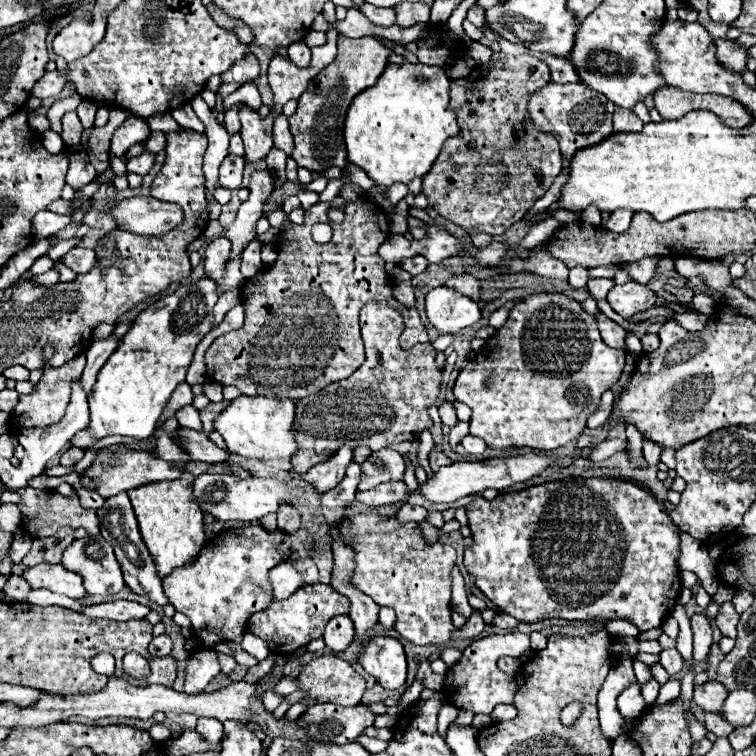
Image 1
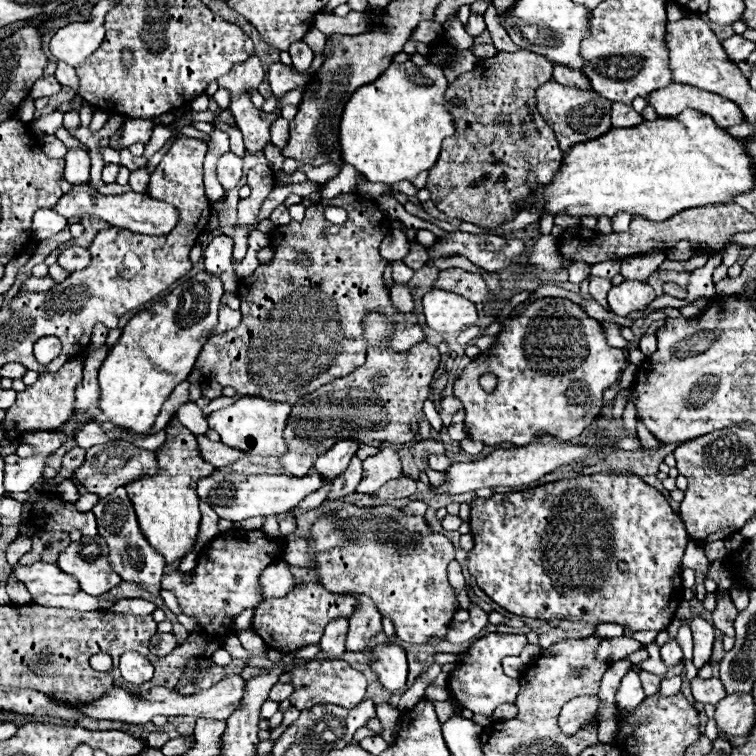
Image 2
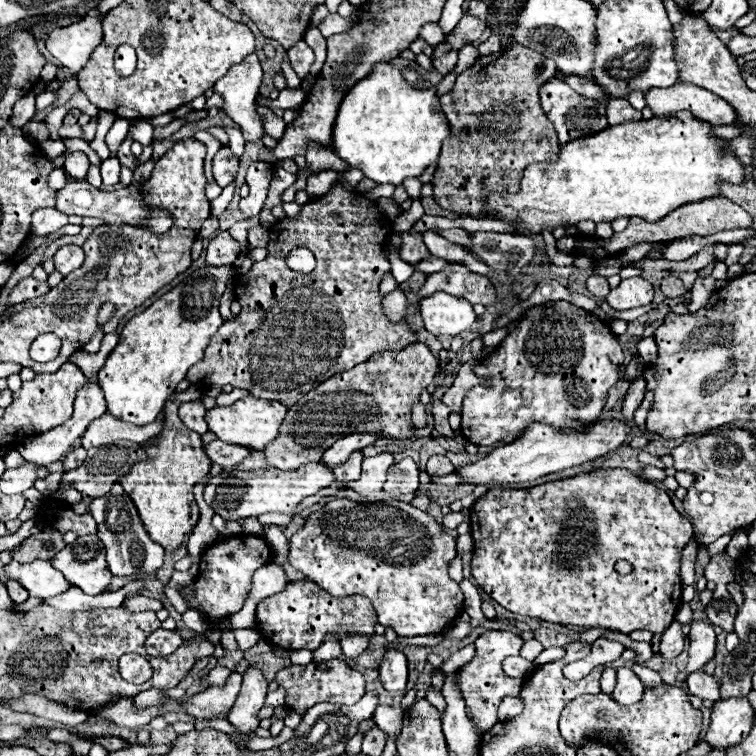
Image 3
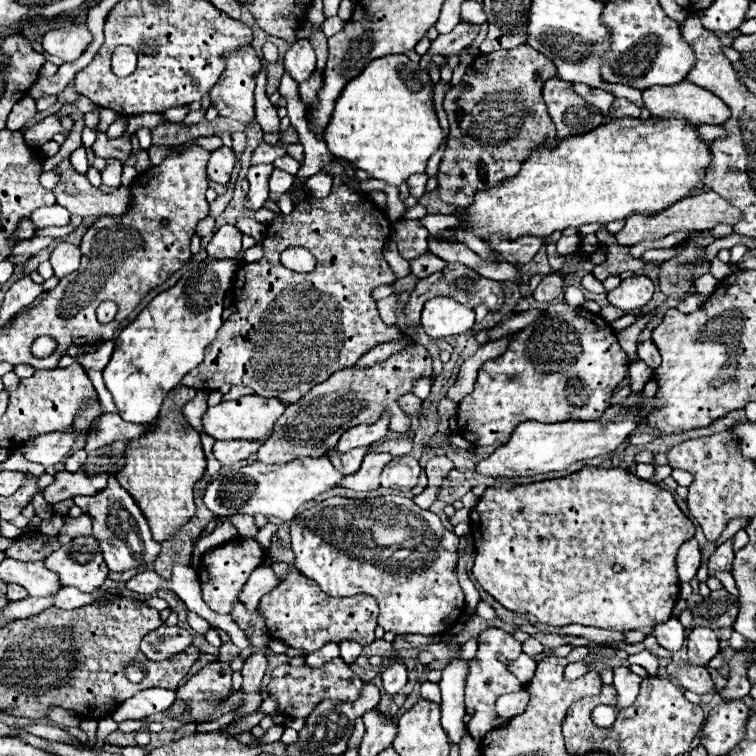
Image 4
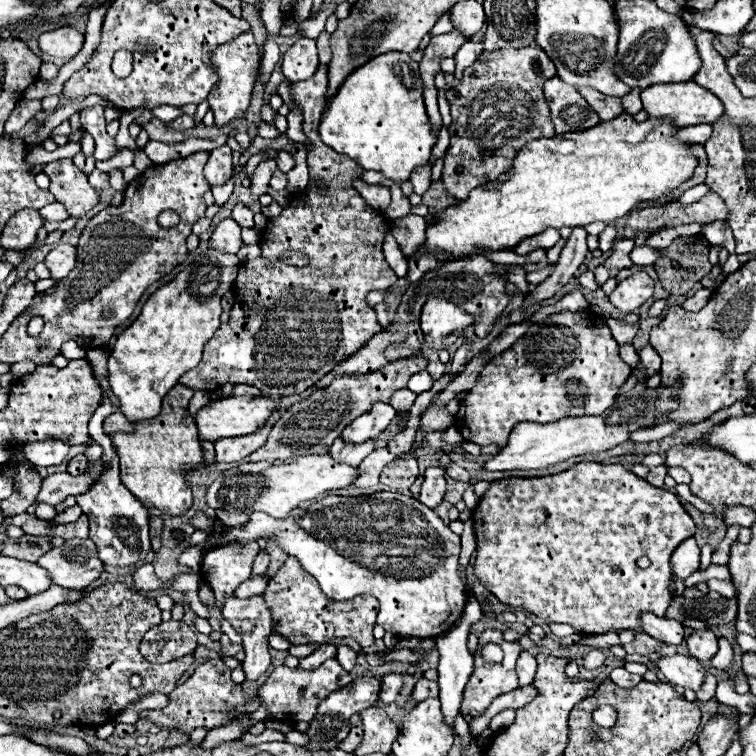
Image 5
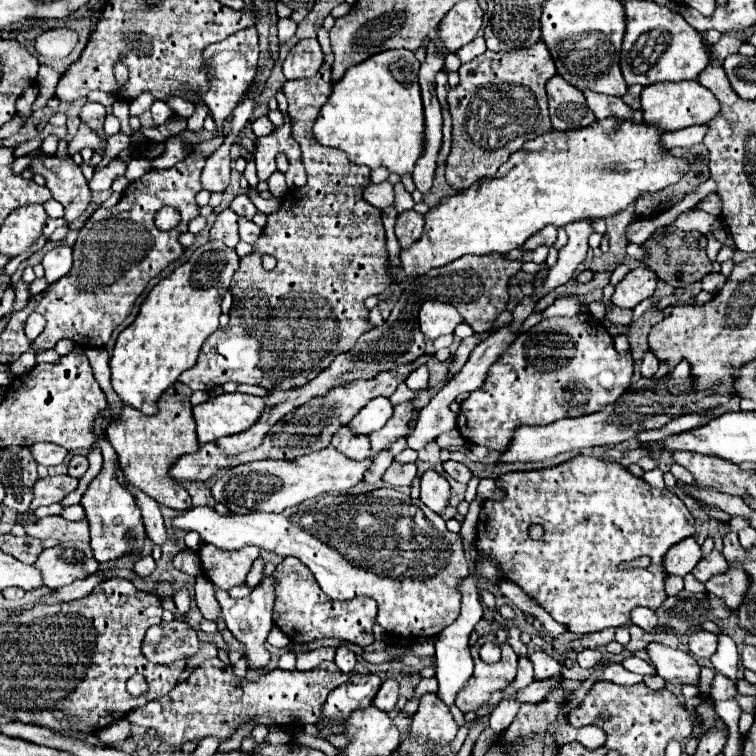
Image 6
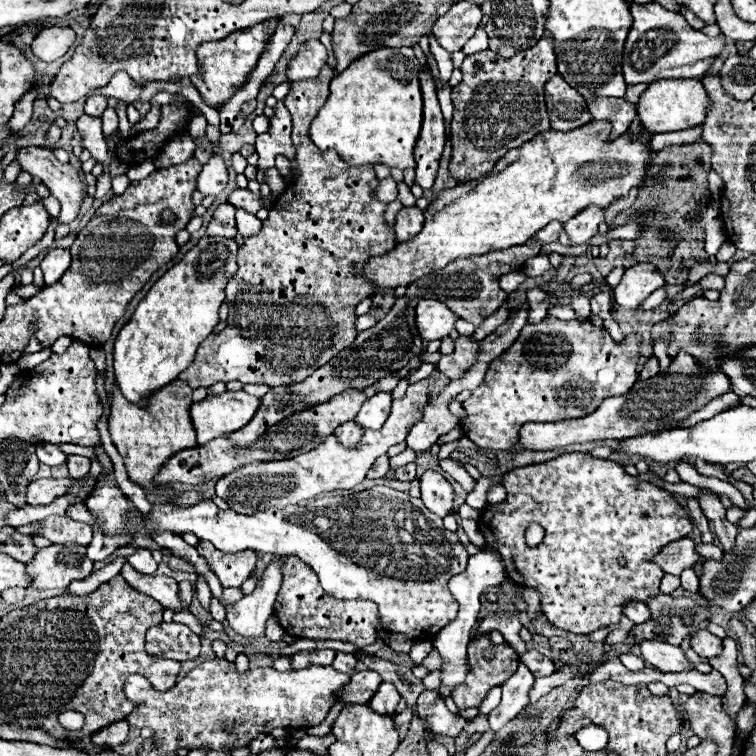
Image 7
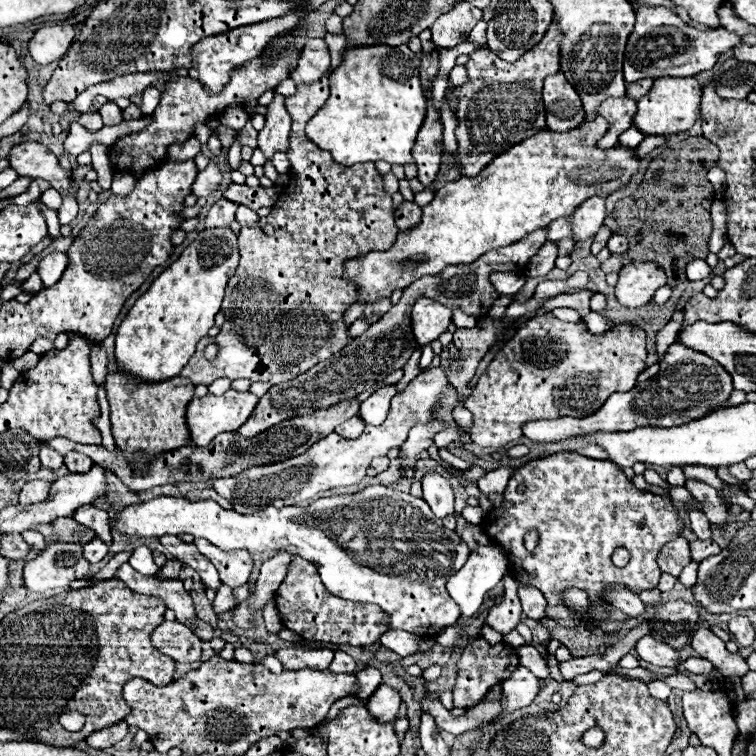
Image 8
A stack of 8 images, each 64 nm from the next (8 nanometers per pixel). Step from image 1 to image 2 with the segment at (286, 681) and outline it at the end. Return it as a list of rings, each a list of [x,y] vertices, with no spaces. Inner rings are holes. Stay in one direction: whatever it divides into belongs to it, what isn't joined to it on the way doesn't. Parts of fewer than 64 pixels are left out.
[[[286,682],[286,684],[276,684],[272,690],[270,690],[270,700],[274,700],[274,702],[282,702],[282,700],[286,700],[290,694],[292,694],[292,686]]]

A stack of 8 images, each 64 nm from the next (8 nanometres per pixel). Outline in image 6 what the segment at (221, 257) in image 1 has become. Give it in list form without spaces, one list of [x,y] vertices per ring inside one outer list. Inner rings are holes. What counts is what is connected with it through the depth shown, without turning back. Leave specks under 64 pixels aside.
[[[230,208],[222,210],[216,216],[216,222],[210,228],[210,238],[212,240],[222,240],[226,246],[234,246],[238,244],[238,214],[232,212]]]

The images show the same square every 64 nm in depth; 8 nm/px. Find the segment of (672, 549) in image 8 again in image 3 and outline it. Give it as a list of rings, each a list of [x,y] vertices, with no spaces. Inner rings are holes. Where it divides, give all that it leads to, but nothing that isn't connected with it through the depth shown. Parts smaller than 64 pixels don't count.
[[[690,540],[684,550],[682,550],[682,560],[680,560],[680,578],[684,585],[695,583],[696,552],[698,544],[696,540]]]

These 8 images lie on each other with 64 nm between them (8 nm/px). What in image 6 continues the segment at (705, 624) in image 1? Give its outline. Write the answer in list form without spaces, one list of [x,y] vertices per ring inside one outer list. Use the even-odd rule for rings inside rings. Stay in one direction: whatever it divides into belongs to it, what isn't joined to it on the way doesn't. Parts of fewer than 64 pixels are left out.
[[[698,630],[688,640],[690,652],[694,652],[698,658],[710,658],[716,652],[716,644],[718,644],[718,636],[708,630]]]

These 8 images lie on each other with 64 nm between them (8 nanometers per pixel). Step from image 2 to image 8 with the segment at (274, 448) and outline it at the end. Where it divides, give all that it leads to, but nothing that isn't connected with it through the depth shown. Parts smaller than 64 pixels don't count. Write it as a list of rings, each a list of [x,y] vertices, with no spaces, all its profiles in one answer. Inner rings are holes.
[[[228,390],[222,396],[208,394],[204,398],[192,398],[192,402],[186,408],[186,422],[188,422],[188,430],[190,430],[190,444],[192,446],[208,446],[214,436],[218,436],[222,432],[238,430],[250,418],[252,410],[256,408],[256,402],[258,402],[256,394],[236,392],[236,390]]]

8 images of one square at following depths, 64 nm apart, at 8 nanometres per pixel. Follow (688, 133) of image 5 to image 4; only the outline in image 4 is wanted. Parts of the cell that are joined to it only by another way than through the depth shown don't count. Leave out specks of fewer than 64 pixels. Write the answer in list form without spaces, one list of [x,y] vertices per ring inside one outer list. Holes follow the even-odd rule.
[[[700,124],[700,126],[696,126],[696,134],[700,140],[712,142],[712,140],[724,136],[724,130],[720,126],[714,126],[714,124]]]

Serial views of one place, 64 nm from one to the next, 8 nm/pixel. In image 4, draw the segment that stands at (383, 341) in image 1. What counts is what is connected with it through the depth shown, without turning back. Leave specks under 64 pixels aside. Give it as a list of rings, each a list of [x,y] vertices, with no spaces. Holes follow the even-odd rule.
[[[420,344],[392,354],[386,362],[378,362],[368,370],[342,370],[326,382],[316,384],[296,404],[288,404],[280,420],[274,424],[272,436],[256,452],[260,462],[288,462],[304,456],[324,456],[348,430],[360,422],[374,422],[380,410],[390,410],[390,430],[398,434],[410,432],[410,416],[398,408],[398,396],[412,392],[412,382],[422,376],[432,376],[432,358]]]

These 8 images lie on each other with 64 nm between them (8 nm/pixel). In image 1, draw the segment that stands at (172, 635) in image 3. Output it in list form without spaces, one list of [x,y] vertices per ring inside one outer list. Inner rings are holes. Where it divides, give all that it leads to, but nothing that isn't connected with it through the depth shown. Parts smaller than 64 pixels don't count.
[[[160,634],[150,642],[148,650],[152,656],[168,656],[172,652],[172,638],[168,634]]]

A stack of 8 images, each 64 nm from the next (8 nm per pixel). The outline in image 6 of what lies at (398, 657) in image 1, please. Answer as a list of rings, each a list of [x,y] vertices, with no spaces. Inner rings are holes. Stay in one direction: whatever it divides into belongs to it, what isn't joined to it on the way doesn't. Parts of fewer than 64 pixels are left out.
[[[394,680],[382,682],[382,686],[374,698],[374,706],[382,712],[390,712],[396,708],[396,700],[398,700],[398,684]]]

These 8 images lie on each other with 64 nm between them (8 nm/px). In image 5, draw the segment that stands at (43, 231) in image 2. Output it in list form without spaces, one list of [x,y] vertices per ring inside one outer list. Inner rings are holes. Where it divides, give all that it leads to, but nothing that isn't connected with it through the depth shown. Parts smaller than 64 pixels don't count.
[[[58,202],[46,204],[44,208],[40,208],[40,214],[42,214],[42,218],[48,220],[48,222],[60,222],[60,220],[66,220],[66,218],[68,218],[66,210],[64,210]]]

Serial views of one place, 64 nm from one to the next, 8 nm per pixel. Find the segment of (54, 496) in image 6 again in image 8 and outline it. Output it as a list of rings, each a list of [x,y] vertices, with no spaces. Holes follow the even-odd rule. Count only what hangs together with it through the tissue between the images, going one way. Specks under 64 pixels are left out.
[[[30,480],[26,482],[20,492],[18,492],[18,502],[20,504],[32,504],[32,502],[42,502],[44,496],[48,496],[48,482],[44,480]]]

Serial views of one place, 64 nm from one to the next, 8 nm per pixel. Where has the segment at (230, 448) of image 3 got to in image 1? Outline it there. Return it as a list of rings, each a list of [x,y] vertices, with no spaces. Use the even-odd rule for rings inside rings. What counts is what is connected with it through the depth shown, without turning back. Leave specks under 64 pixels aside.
[[[190,428],[178,430],[176,436],[172,436],[172,438],[178,438],[180,444],[182,444],[182,448],[192,456],[192,460],[198,460],[198,462],[224,464],[232,456],[232,452],[218,448],[206,434],[190,430]]]

